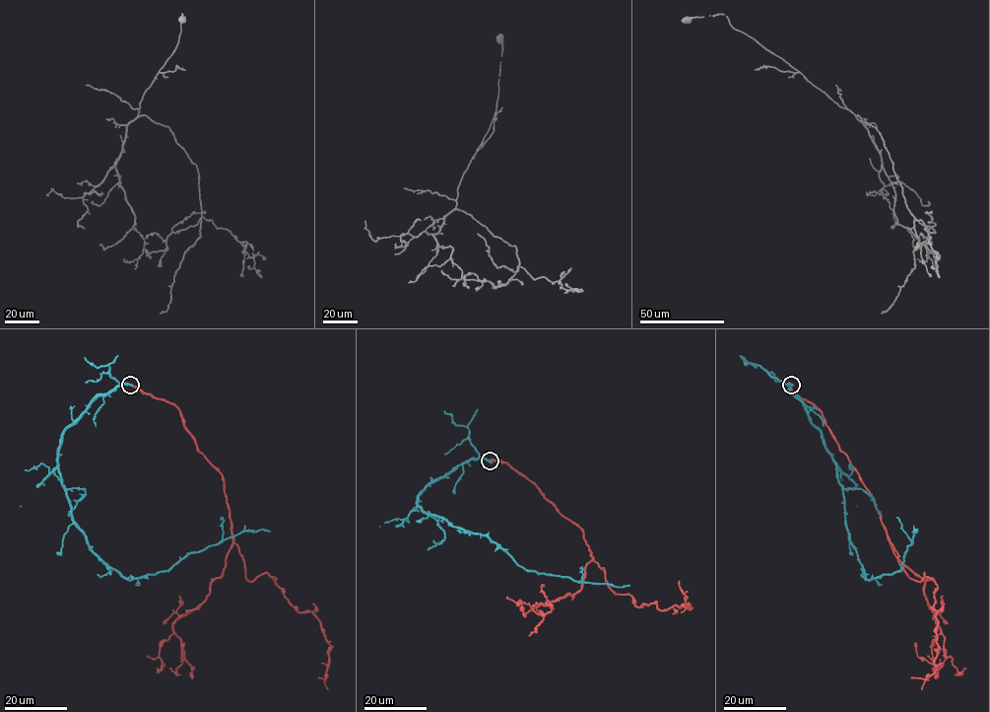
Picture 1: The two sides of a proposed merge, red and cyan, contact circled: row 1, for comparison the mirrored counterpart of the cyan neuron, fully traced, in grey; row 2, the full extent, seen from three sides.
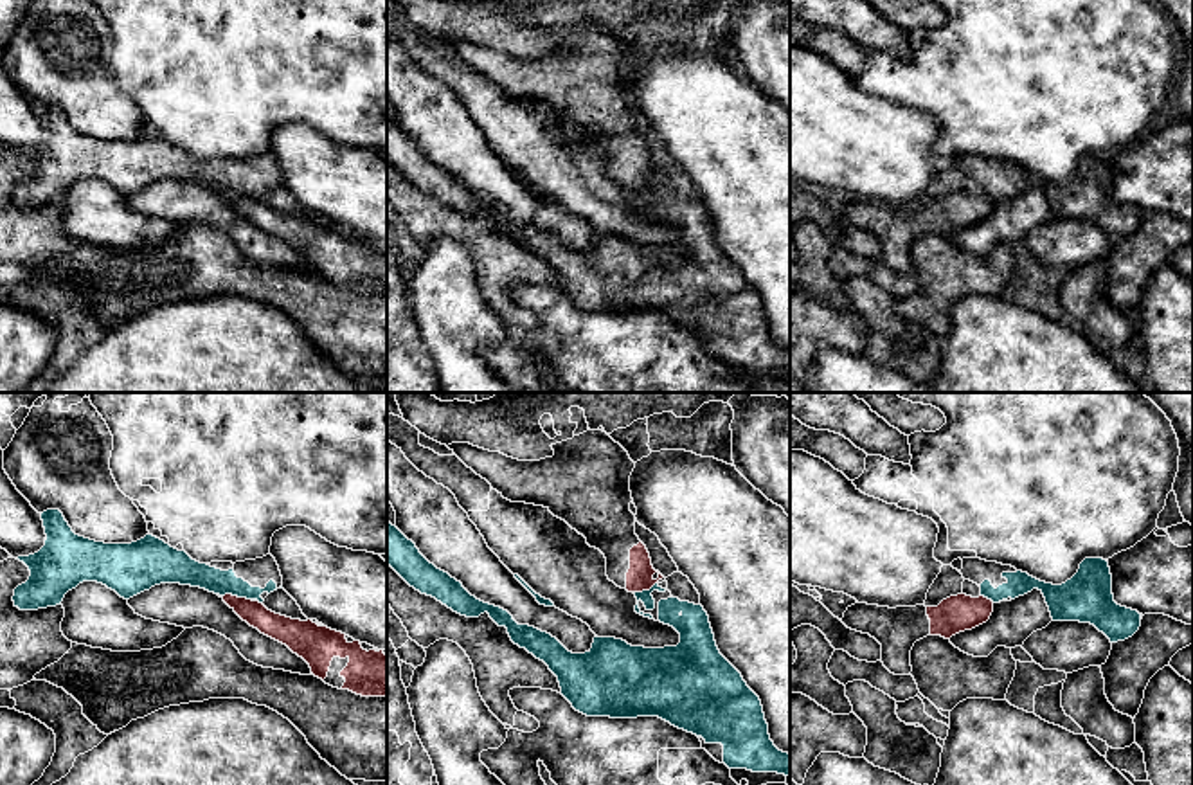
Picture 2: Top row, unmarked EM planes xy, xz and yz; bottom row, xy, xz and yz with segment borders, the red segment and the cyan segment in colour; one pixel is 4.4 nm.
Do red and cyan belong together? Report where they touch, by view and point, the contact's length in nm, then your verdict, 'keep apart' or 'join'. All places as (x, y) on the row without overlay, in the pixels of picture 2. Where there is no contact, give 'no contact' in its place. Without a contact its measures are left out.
xy (238, 195) | 130 nm | keep apart

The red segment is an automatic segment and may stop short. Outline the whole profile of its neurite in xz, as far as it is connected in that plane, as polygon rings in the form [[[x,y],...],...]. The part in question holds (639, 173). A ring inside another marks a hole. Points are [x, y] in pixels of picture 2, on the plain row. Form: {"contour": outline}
{"contour": [[[603,27],[551,41],[552,54],[518,58],[470,40],[448,45],[511,99],[547,104],[606,155],[606,173],[628,189],[650,187],[664,173],[635,131],[630,72],[635,59]]]}

